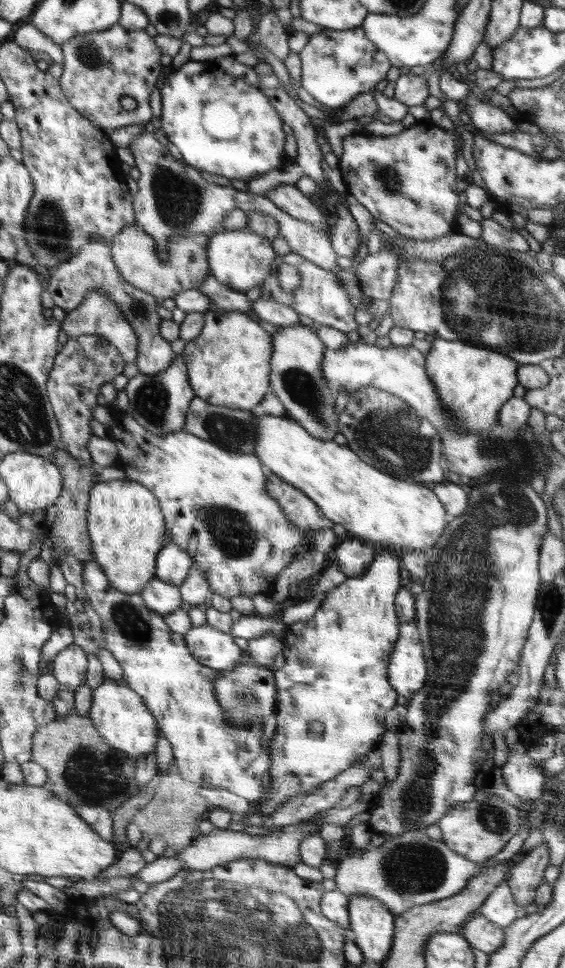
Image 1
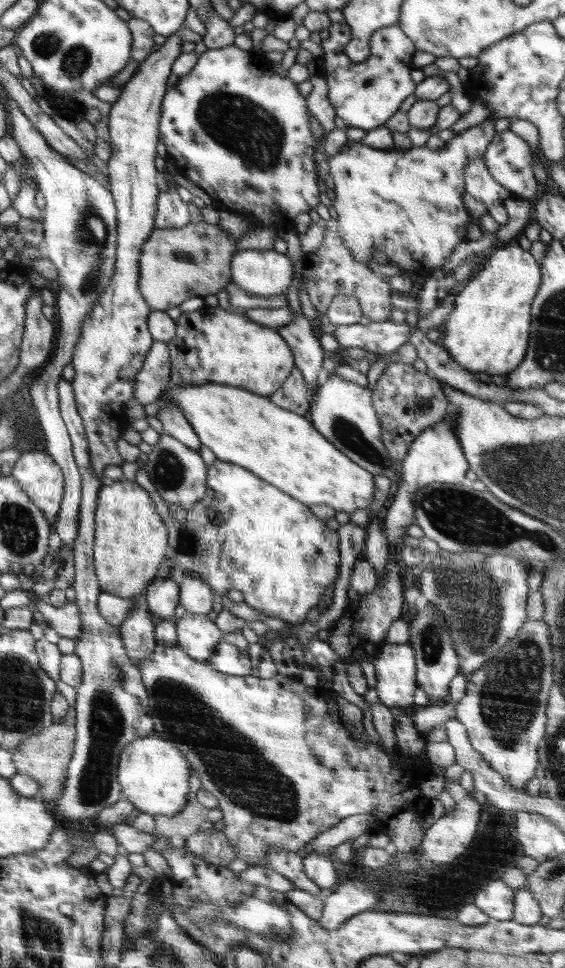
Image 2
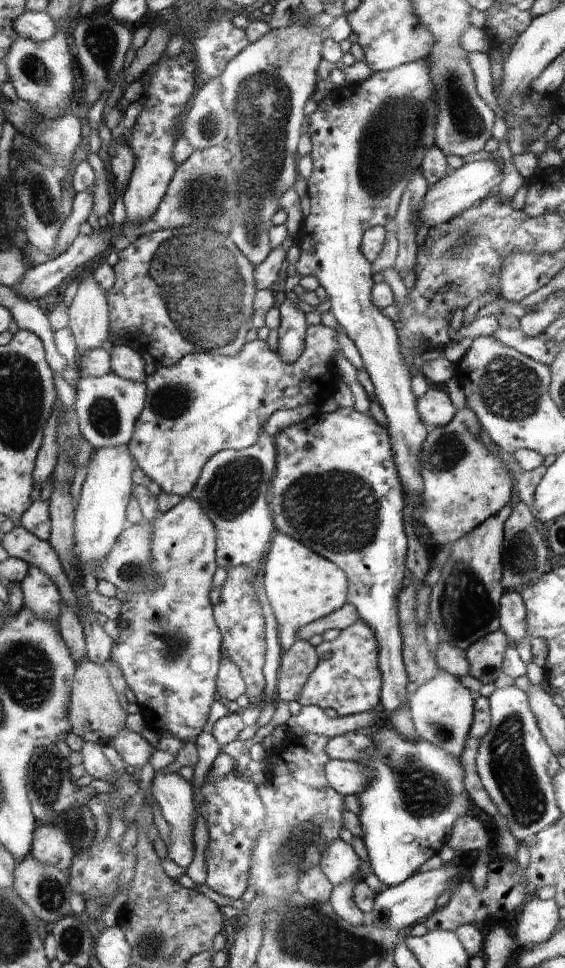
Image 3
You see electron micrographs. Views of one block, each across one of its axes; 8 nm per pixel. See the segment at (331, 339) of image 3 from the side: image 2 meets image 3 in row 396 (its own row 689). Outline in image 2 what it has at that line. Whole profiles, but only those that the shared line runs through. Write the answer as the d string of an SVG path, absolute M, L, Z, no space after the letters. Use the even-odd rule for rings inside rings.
M156 645L151 656L144 657L143 661L140 661L137 666L142 671L143 684L147 688L148 706L150 706L151 717L153 718L153 728L156 728L154 732L164 740L172 742L180 750L184 758L190 763L191 772L198 774L202 784L201 788L211 792L217 798L223 814L221 819L224 820L226 825L223 834L231 842L231 845L235 846L237 858L250 860L252 866L268 867L267 850L270 847L288 852L300 852L308 842L328 831L343 818L351 817L353 814L364 814L370 810L377 816L377 824L373 827L373 831L384 831L391 840L390 849L392 851L403 853L419 848L425 834L425 830L419 825L419 822L420 819L429 813L428 808L431 801L421 791L421 786L426 782L426 778L430 774L430 762L422 759L422 755L411 756L401 752L398 758L394 760L382 747L382 743L375 740L375 738L368 737L366 731L361 736L354 736L340 720L338 702L336 702L334 697L330 700L330 696L324 692L324 688L319 686L308 688L302 682L290 680L287 676L280 674L272 678L224 674L218 672L206 662L203 663L190 658L178 646L168 648L167 646Z

